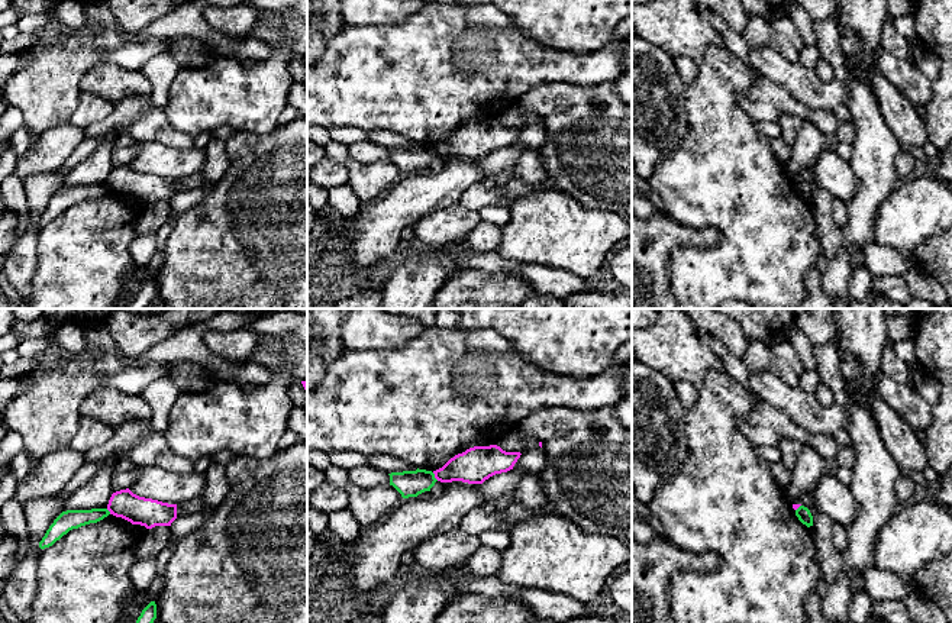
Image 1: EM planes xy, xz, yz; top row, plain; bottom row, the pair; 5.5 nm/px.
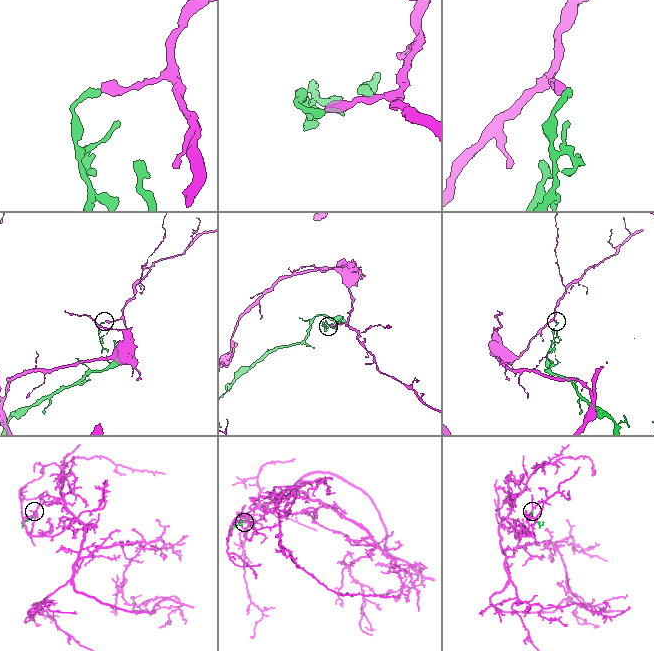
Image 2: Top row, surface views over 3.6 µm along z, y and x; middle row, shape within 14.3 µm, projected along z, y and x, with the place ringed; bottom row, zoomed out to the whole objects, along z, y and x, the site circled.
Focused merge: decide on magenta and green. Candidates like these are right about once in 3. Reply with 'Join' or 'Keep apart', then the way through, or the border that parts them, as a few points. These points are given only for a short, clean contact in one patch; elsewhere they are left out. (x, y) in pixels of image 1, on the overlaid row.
Keep apart. Boundary: xz (432, 473), (438, 480)

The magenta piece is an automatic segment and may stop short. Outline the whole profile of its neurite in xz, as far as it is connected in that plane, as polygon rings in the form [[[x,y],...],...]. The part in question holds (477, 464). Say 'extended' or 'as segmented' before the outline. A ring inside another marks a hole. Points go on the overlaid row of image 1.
as segmented; [[[497,445],[474,446],[451,458],[433,474],[440,482],[483,484],[496,474],[513,469],[520,455],[520,452],[506,452]]]

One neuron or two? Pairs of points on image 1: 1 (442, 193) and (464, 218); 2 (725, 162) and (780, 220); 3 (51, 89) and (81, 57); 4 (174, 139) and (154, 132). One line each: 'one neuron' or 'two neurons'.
1: two neurons
2: one neuron
3: one neuron
4: one neuron

